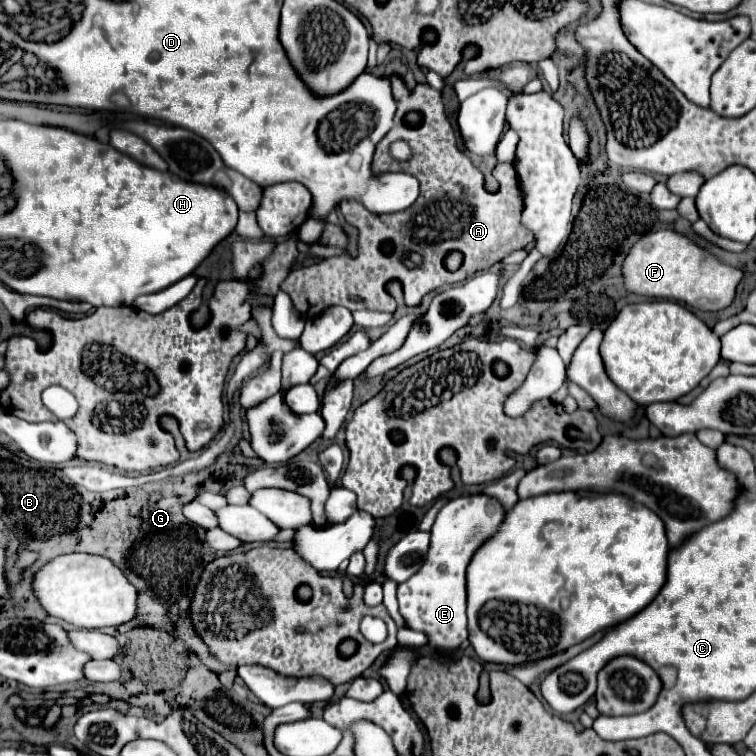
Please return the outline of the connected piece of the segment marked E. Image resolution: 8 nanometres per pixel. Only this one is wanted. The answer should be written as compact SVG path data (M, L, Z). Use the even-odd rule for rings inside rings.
M469 495L451 499L437 515L431 527L431 545L421 569L399 583L399 613L405 625L427 635L427 645L437 653L453 653L467 639L465 617L465 569L477 547L495 533L503 521L503 507L487 495Z

